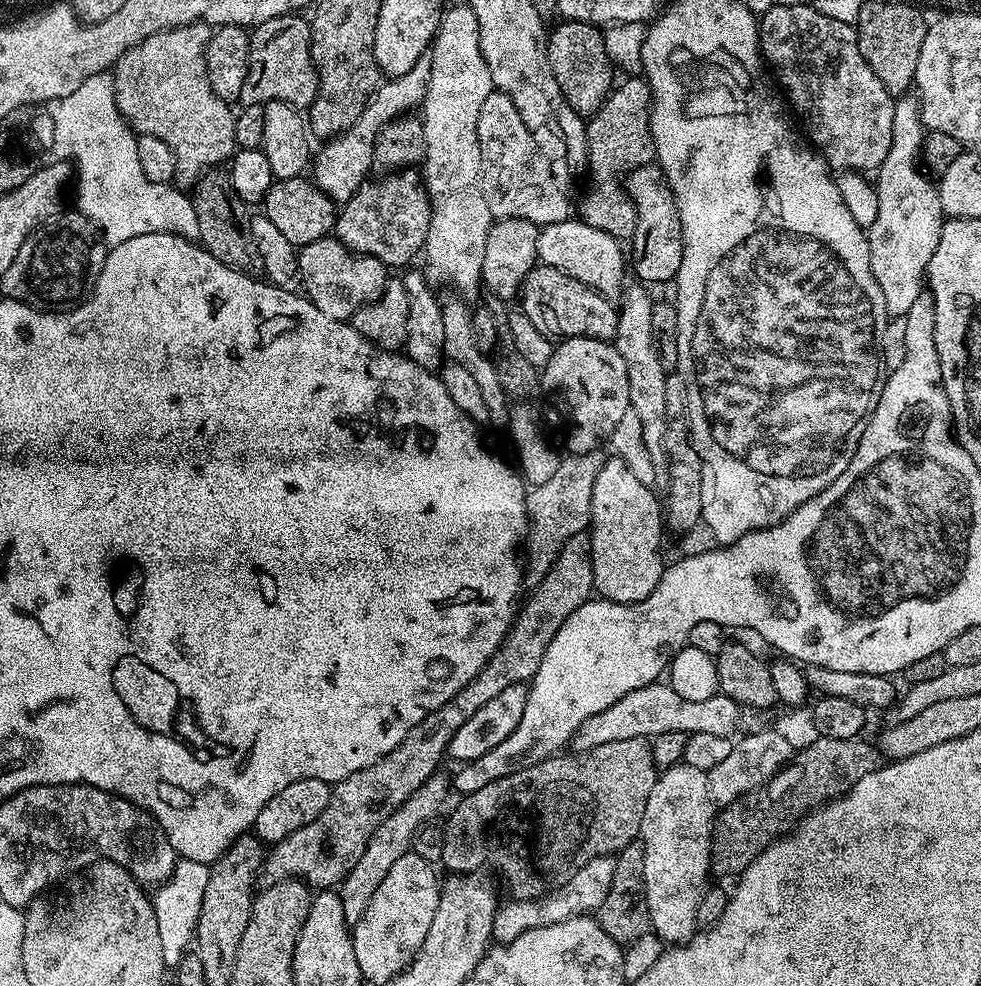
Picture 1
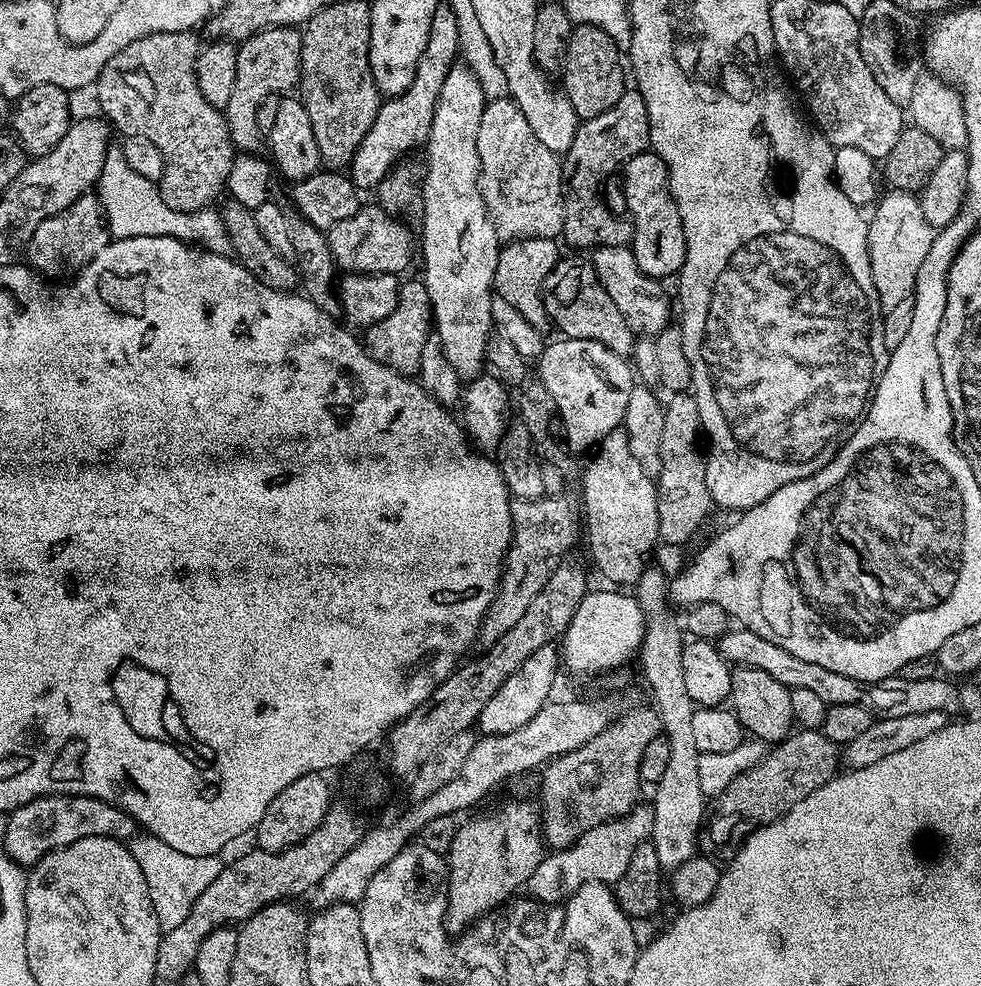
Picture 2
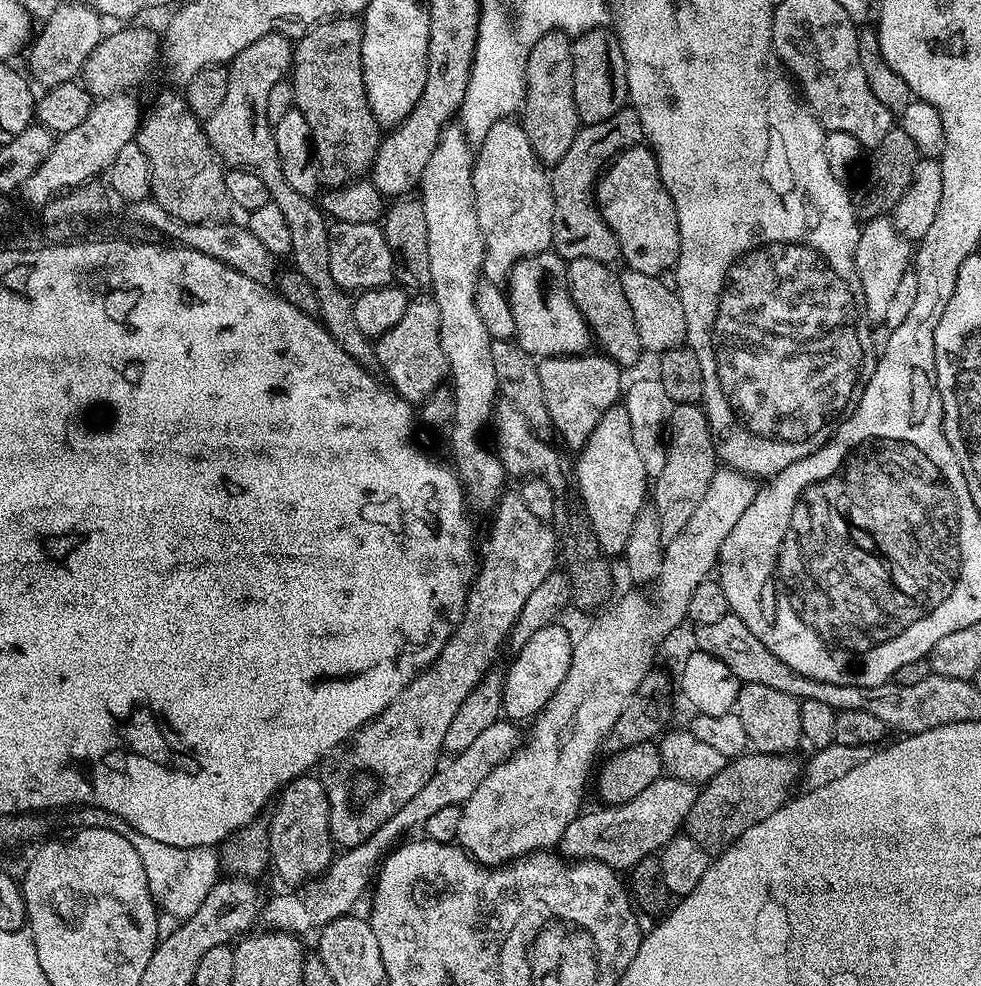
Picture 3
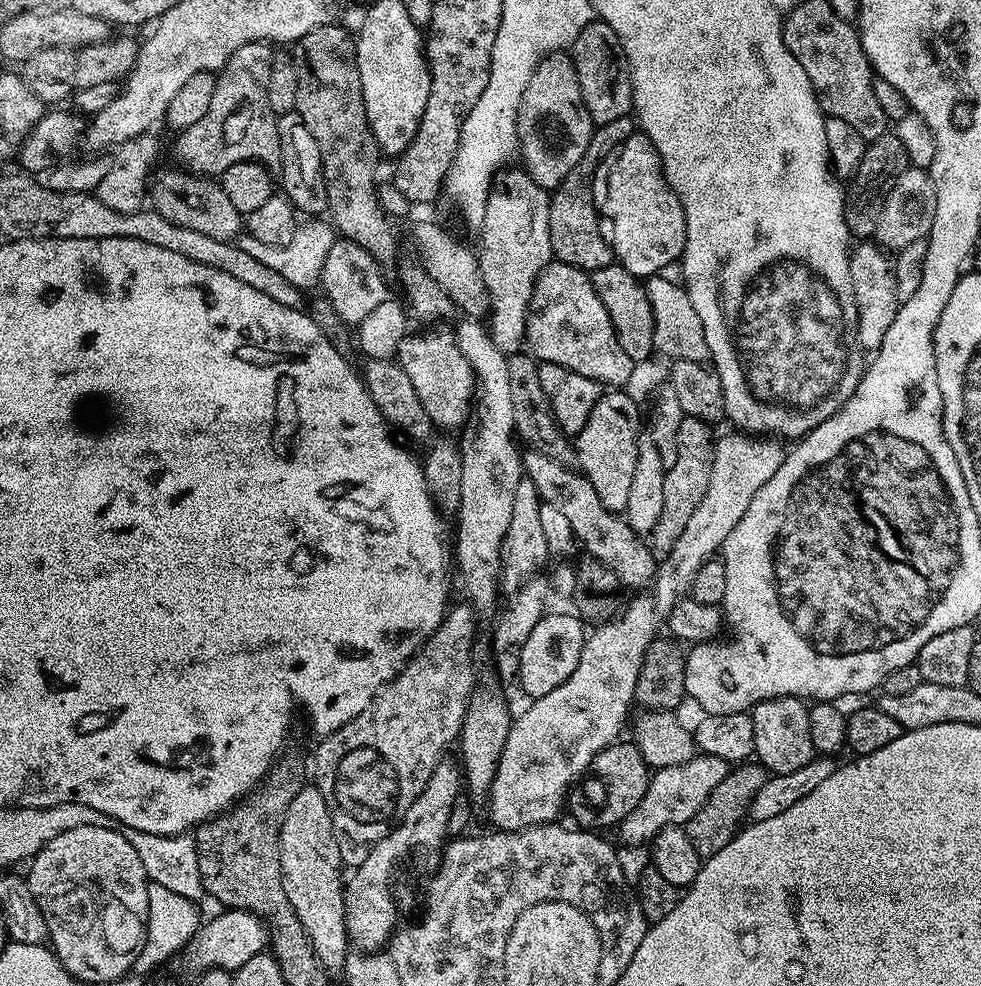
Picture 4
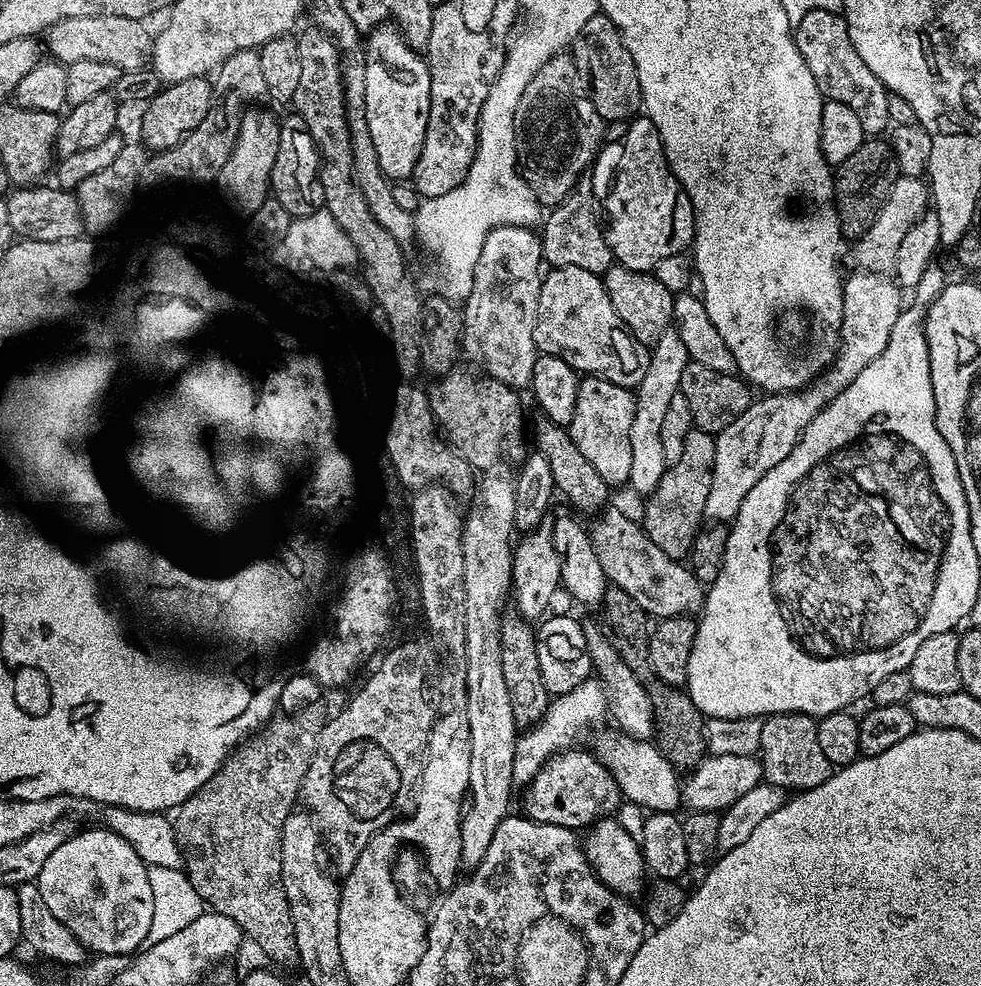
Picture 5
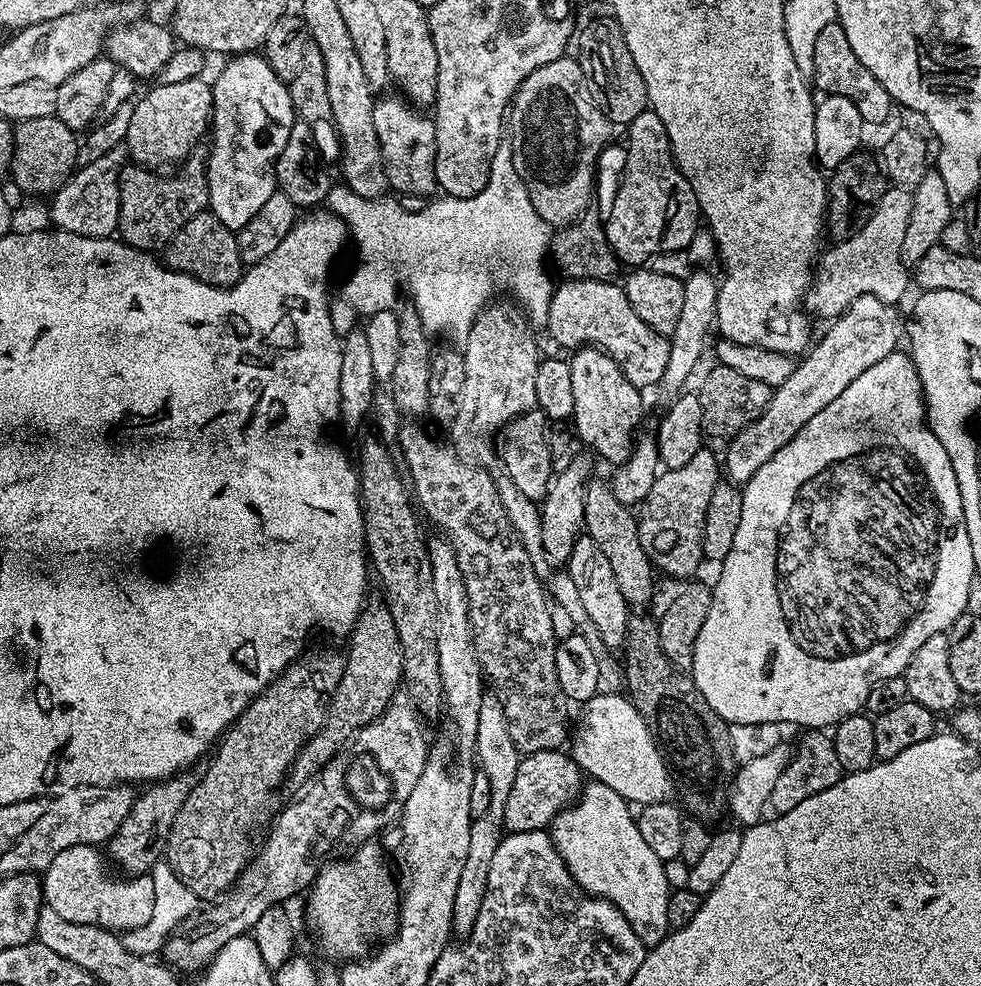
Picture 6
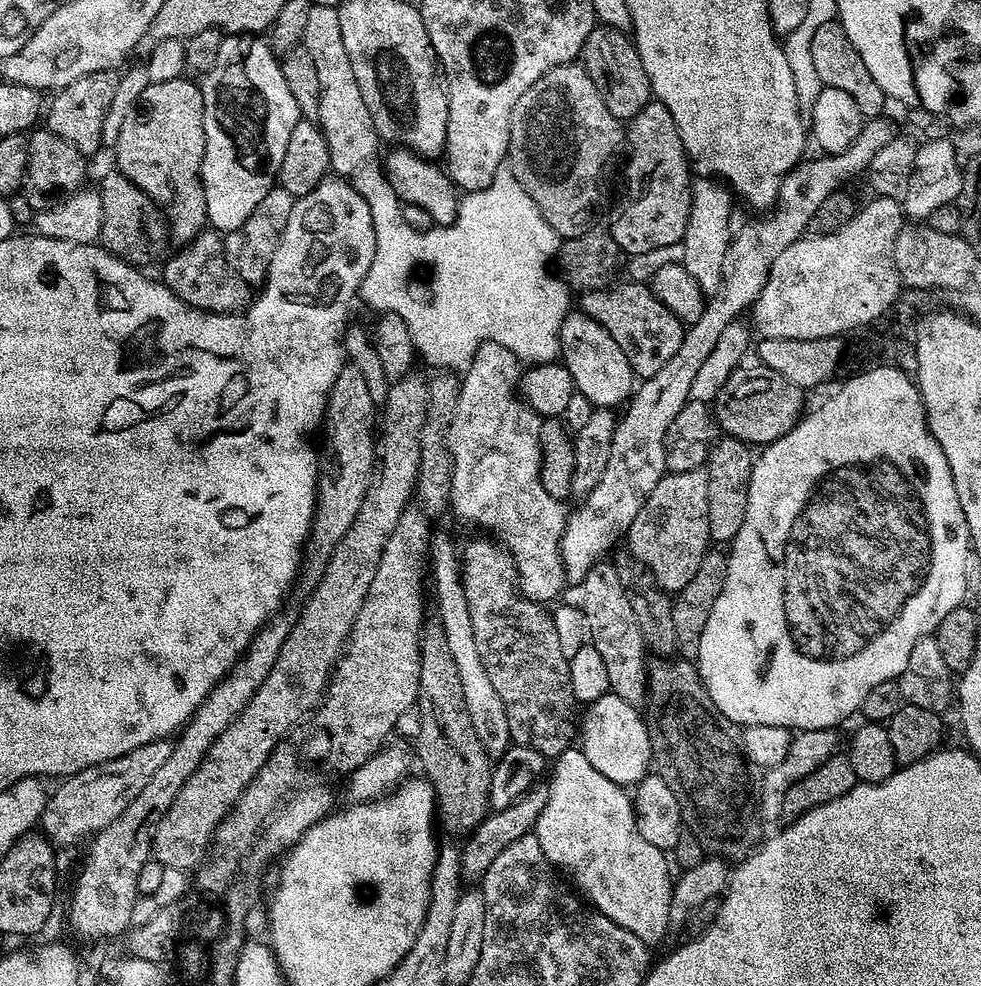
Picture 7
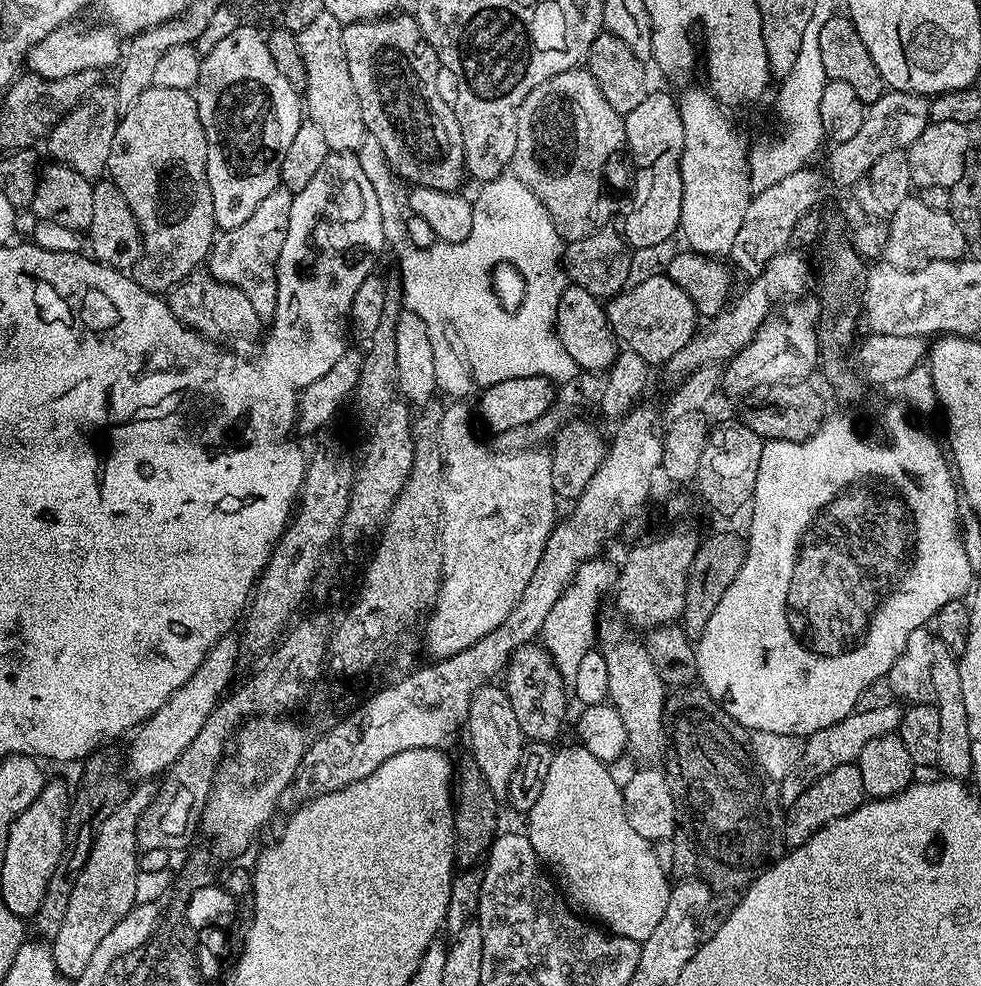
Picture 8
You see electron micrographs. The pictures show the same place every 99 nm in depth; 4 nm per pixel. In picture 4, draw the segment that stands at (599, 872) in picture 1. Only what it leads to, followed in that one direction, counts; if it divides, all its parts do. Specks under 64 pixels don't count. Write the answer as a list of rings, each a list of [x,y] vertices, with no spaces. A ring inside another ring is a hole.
[[[697,754],[690,762],[682,766],[657,768],[651,773],[646,794],[642,794],[642,802],[626,814],[626,818],[618,825],[620,836],[628,844],[647,845],[662,830],[673,826],[684,826],[706,802],[706,798],[722,782],[730,771],[729,761]]]

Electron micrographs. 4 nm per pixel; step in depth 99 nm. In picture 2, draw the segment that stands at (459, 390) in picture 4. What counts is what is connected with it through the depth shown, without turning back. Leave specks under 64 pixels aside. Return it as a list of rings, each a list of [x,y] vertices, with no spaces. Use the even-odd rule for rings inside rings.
[[[405,279],[400,286],[400,297],[394,314],[389,314],[387,318],[382,318],[382,322],[363,329],[362,343],[378,362],[403,376],[412,376],[419,373],[422,346],[427,342],[433,328],[432,303],[423,279]]]

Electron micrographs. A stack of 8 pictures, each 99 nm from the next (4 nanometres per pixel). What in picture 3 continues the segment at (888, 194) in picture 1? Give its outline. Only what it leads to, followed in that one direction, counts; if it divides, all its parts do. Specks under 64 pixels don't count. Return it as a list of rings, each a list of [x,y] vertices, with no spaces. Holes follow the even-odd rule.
[[[879,216],[861,227],[858,246],[854,250],[854,266],[858,270],[858,282],[862,282],[864,310],[869,321],[883,322],[886,318],[902,274],[910,271],[911,264],[908,263],[912,260],[912,248],[913,245],[893,226],[888,216]]]

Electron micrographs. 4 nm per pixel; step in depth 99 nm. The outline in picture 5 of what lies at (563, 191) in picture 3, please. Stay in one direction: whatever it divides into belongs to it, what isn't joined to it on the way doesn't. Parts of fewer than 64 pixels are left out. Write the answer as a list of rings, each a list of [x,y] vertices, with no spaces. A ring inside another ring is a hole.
[[[582,178],[574,191],[561,204],[555,205],[552,212],[542,220],[542,243],[544,260],[552,268],[562,266],[578,266],[582,270],[590,270],[603,274],[613,267],[612,251],[604,237],[606,228],[602,223],[602,200],[592,193],[592,184],[588,178]]]

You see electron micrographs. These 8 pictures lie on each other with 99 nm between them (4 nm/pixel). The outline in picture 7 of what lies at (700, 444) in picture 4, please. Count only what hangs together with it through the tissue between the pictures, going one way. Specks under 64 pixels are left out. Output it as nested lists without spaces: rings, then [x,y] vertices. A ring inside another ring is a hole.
[[[704,468],[665,474],[646,498],[633,524],[628,528],[627,551],[633,560],[643,564],[658,586],[669,594],[683,590],[694,578],[702,558],[710,550],[710,502],[708,474]]]

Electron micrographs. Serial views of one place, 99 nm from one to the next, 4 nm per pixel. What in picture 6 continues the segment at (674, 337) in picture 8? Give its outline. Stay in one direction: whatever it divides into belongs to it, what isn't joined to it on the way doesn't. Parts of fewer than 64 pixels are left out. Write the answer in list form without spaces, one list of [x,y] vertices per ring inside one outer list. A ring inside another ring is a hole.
[[[570,280],[555,285],[550,298],[550,310],[546,327],[548,332],[567,350],[585,346],[601,348],[630,378],[635,388],[656,388],[666,374],[666,362],[670,360],[669,337],[658,334],[642,318],[638,318],[630,298],[623,287],[612,280]]]

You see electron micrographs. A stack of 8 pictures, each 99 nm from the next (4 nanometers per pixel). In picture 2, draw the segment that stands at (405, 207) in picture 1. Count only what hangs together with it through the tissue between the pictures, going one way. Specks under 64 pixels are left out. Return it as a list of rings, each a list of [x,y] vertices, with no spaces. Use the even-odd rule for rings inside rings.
[[[362,206],[352,218],[339,222],[326,232],[328,245],[332,251],[332,259],[336,261],[337,269],[341,273],[351,274],[394,274],[400,276],[408,268],[412,260],[412,236],[408,233],[409,225],[403,220],[386,214],[379,206]]]

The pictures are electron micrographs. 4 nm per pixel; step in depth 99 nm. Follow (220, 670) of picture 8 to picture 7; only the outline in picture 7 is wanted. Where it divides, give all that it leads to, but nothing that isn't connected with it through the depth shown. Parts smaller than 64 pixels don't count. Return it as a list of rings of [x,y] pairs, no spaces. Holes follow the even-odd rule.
[[[155,740],[146,746],[138,746],[138,750],[130,750],[130,754],[122,754],[105,764],[95,764],[73,776],[65,776],[59,781],[56,789],[51,789],[44,812],[40,816],[39,831],[52,841],[53,845],[76,844],[80,839],[91,838],[100,832],[150,782],[150,777],[170,758],[173,741]]]

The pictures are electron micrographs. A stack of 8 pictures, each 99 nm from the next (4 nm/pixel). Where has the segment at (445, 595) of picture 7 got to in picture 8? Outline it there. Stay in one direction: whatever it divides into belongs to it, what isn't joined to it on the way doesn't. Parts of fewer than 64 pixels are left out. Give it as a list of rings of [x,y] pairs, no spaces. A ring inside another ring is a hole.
[[[488,683],[475,690],[469,704],[469,714],[464,725],[472,752],[472,762],[486,779],[486,784],[498,800],[505,799],[515,781],[519,760],[526,745],[526,737],[511,706],[505,689]]]

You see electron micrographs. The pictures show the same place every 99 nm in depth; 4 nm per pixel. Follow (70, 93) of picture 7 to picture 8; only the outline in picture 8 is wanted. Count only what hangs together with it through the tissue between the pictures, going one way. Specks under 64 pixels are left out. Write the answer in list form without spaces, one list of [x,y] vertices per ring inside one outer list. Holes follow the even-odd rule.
[[[97,86],[80,101],[61,120],[55,124],[46,137],[48,152],[57,164],[70,166],[78,170],[82,178],[97,181],[105,175],[110,158],[110,146],[114,142],[114,130],[120,124],[121,104],[115,87]]]

